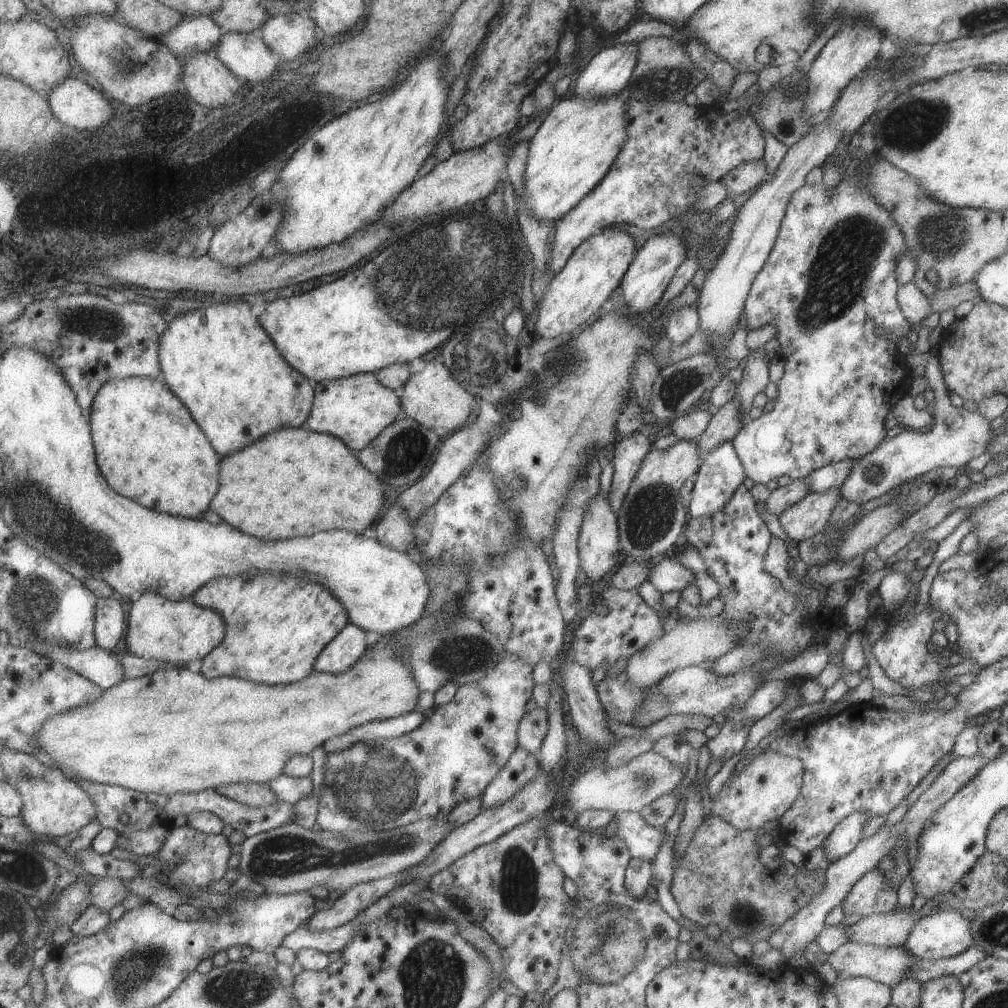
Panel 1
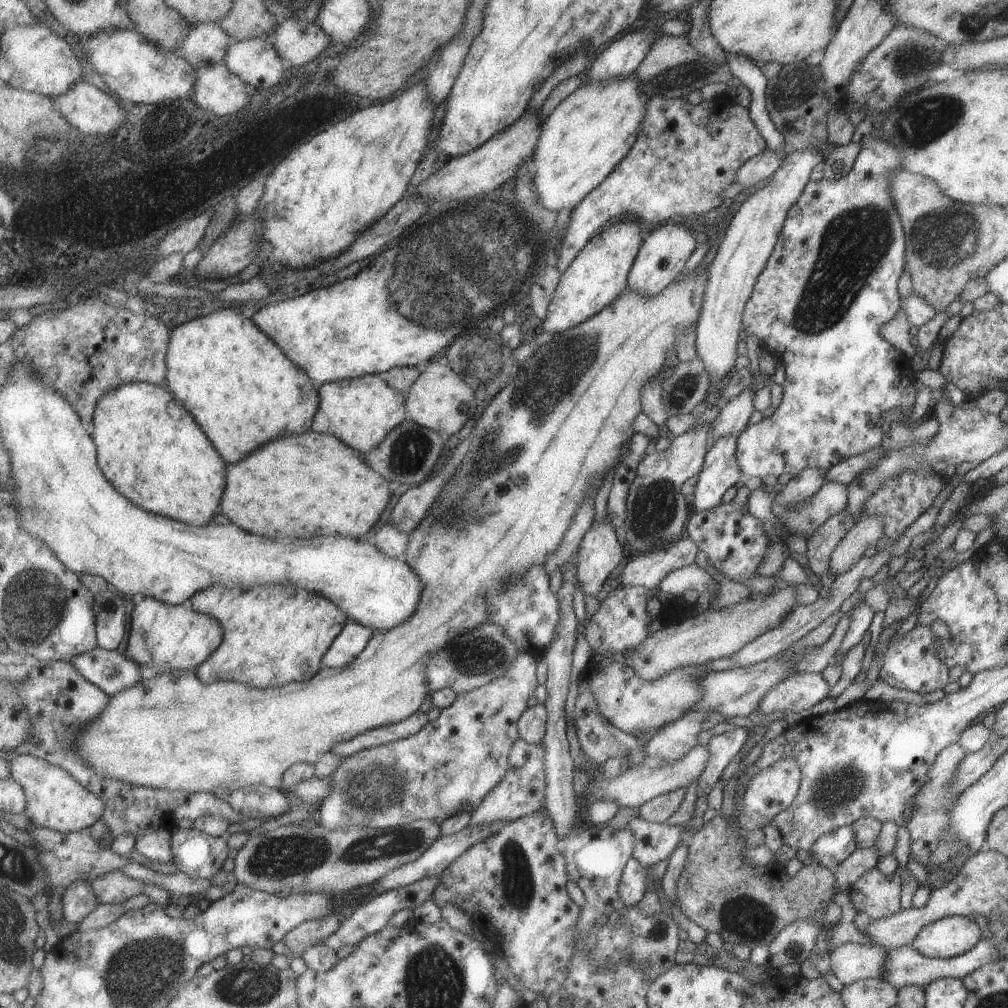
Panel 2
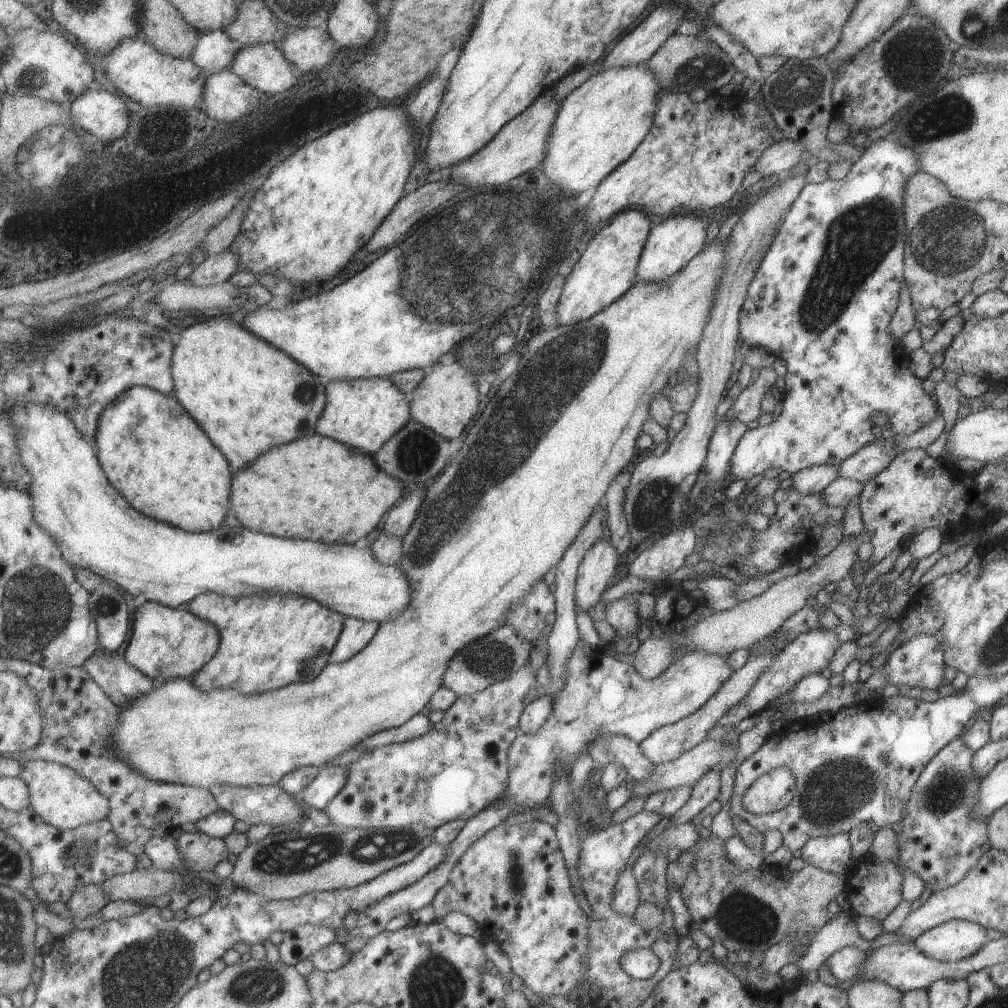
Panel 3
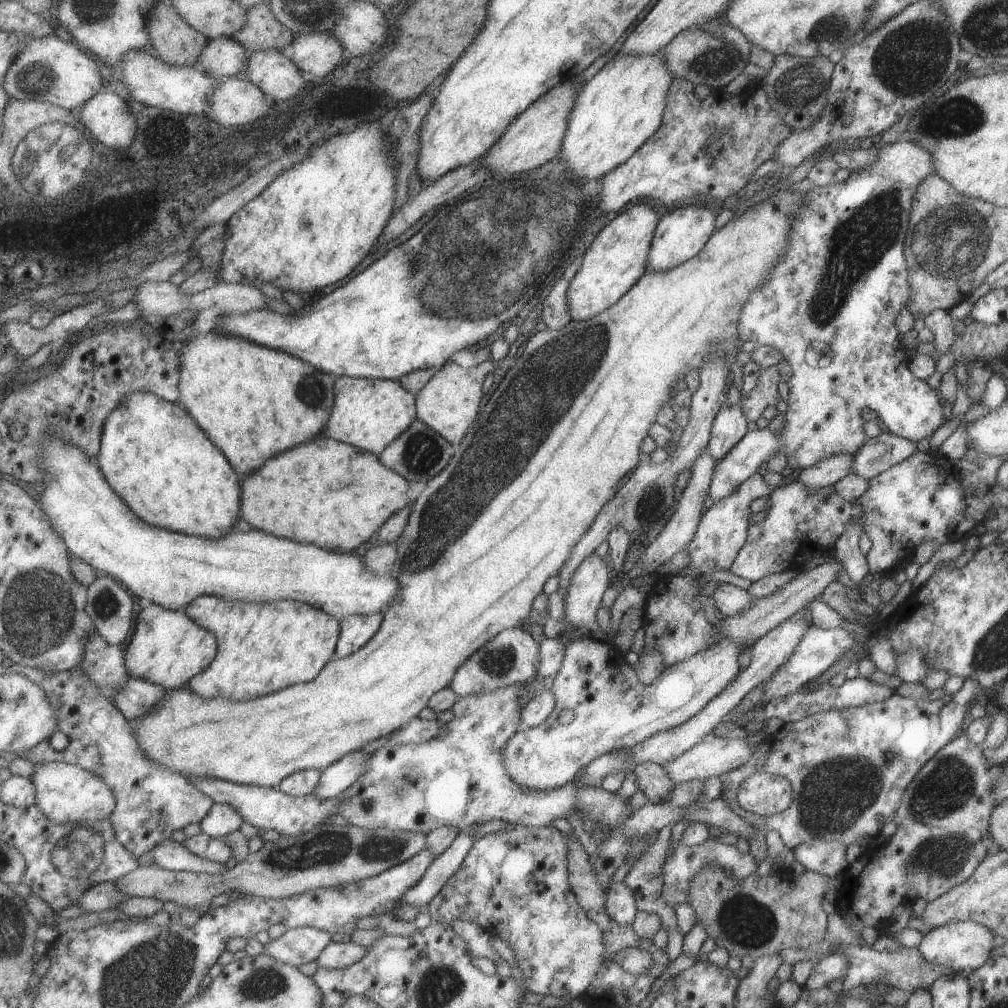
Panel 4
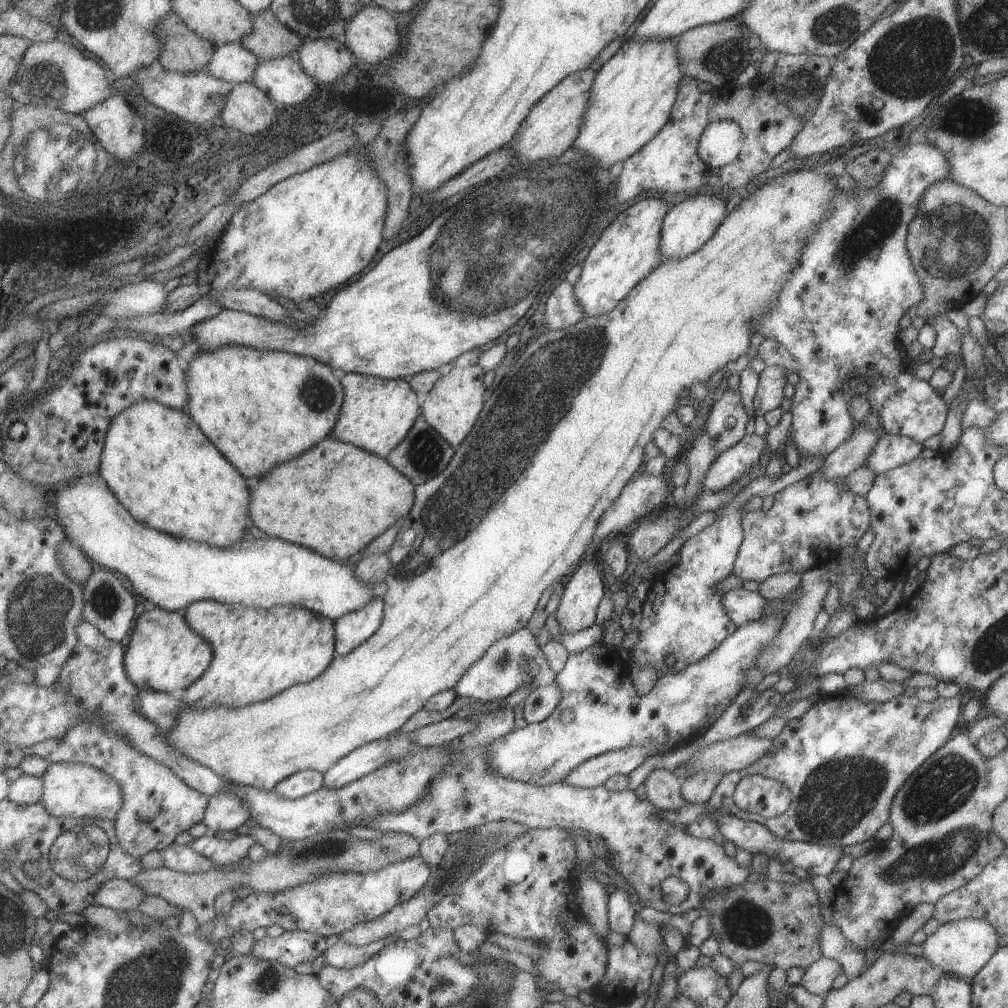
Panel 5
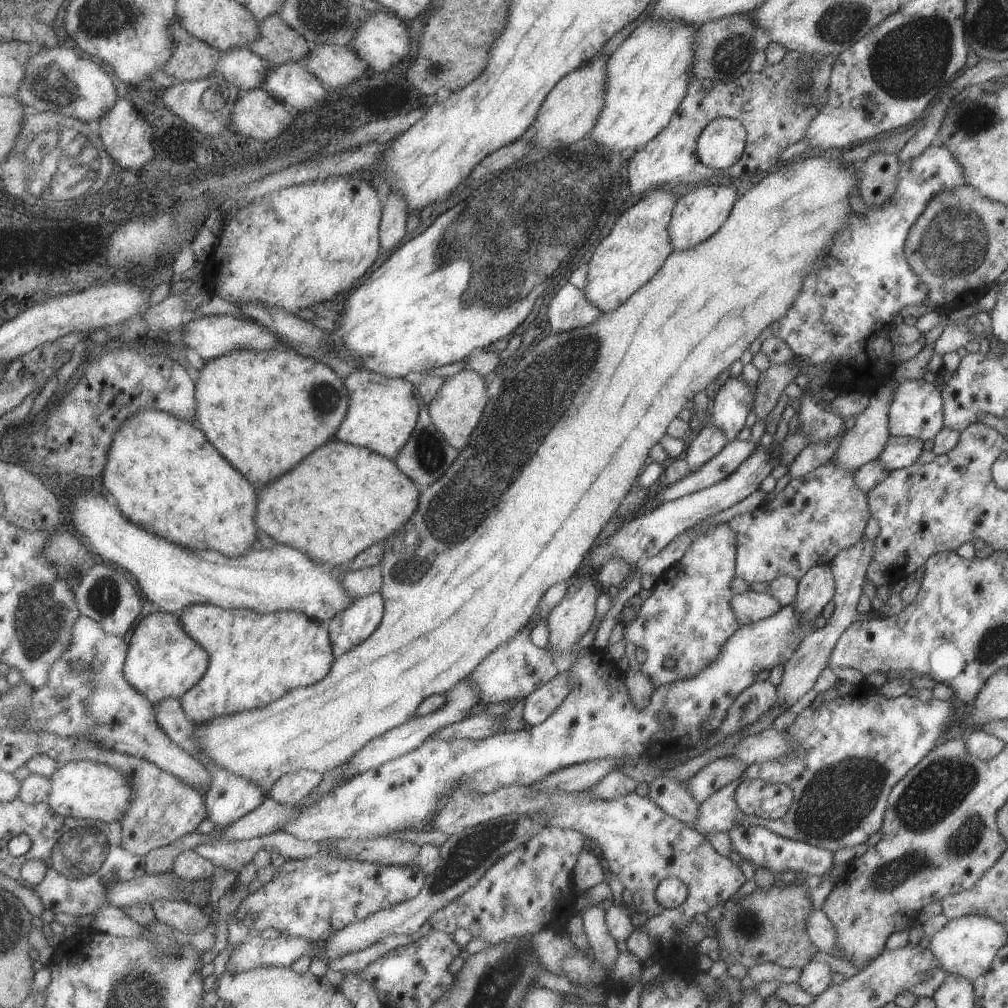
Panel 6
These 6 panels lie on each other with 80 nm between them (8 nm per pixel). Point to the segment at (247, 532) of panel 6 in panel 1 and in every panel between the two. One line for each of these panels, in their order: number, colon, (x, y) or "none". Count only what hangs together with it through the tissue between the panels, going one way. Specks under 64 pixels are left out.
1: (148, 442)
2: (150, 445)
3: (155, 453)
4: (160, 461)
5: (158, 461)

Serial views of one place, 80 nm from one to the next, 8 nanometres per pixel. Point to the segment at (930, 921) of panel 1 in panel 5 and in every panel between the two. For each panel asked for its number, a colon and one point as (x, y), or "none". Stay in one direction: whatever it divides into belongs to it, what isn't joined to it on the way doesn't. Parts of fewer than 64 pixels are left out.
2: (951, 936)
3: (953, 940)
4: (962, 946)
5: (961, 947)

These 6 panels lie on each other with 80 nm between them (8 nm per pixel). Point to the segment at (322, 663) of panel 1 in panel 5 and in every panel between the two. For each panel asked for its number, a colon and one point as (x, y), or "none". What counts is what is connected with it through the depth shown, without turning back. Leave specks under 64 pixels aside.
2: (354, 639)
3: (358, 633)
4: (356, 631)
5: (353, 629)

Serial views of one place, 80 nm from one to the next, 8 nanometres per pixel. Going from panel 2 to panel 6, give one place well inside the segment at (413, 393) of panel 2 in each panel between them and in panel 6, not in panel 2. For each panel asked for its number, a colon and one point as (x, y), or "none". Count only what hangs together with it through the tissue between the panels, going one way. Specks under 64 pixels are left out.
3: (445, 401)
4: (449, 403)
5: (452, 407)
6: (456, 411)

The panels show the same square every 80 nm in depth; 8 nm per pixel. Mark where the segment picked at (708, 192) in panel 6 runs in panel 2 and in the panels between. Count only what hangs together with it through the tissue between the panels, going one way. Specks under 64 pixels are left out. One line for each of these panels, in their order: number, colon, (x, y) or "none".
2: (664, 250)
3: (672, 241)
4: (679, 234)
5: (685, 227)

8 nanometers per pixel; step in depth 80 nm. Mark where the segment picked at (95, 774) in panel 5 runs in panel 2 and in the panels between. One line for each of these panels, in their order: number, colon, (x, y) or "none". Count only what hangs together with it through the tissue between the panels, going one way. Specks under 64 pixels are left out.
2: (56, 799)
3: (63, 797)
4: (67, 793)

